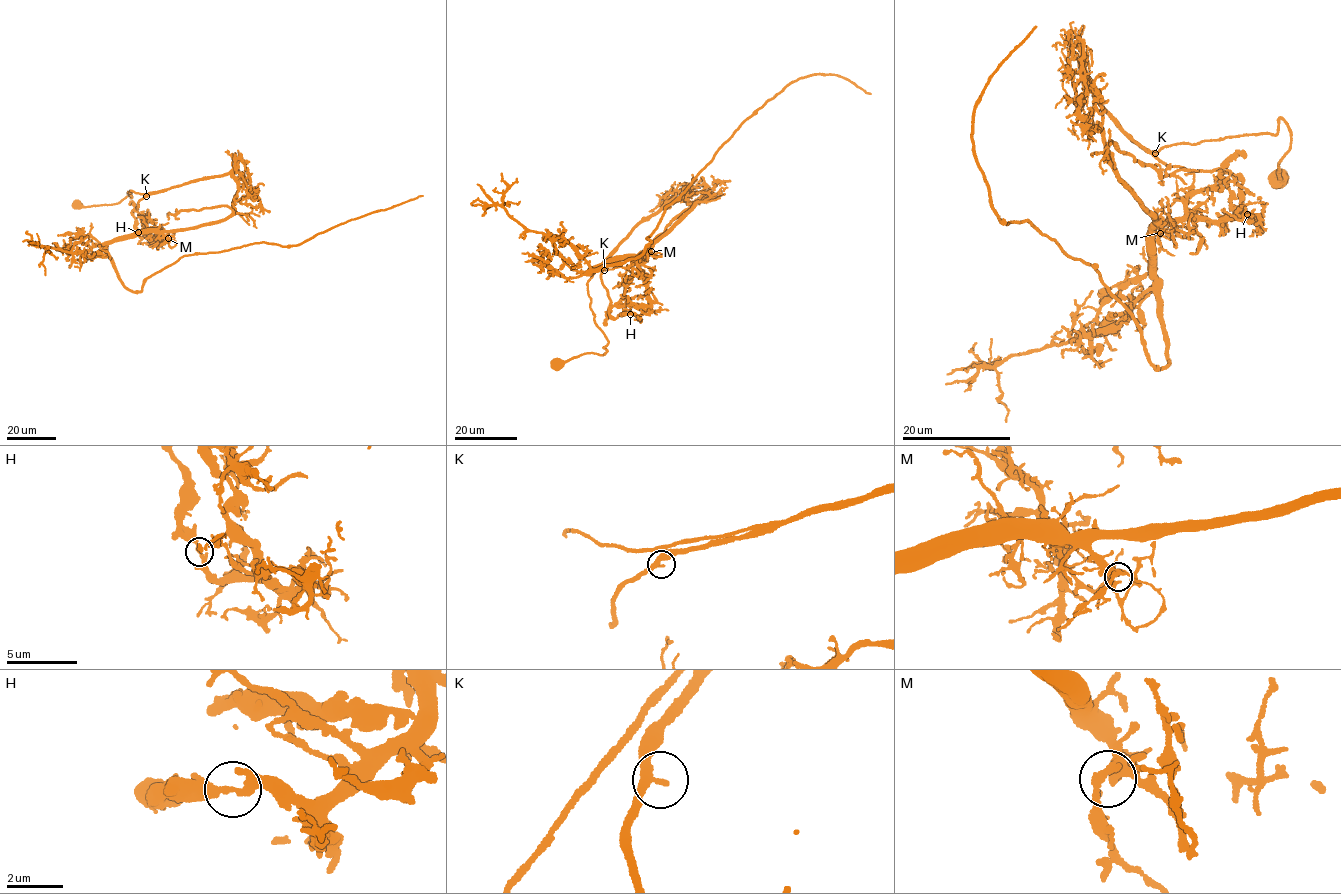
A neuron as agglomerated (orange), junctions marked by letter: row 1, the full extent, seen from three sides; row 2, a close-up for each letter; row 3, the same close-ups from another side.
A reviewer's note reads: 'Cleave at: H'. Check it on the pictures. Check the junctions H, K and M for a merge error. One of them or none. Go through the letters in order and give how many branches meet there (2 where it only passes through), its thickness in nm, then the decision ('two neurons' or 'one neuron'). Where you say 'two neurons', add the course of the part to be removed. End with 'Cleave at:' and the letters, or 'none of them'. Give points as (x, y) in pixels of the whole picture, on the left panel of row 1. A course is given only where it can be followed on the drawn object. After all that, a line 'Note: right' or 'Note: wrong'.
H: branches 2; calibre 240 nm; two neurons; course (138, 233), (132, 212), (146, 194), (129, 191), (131, 198), (131, 191), (110, 204), (72, 204)
K: branches 2; calibre 280 nm; one neuron
M: branches 2; calibre 240 nm; one neuron
Cleave at: H
Note: right

